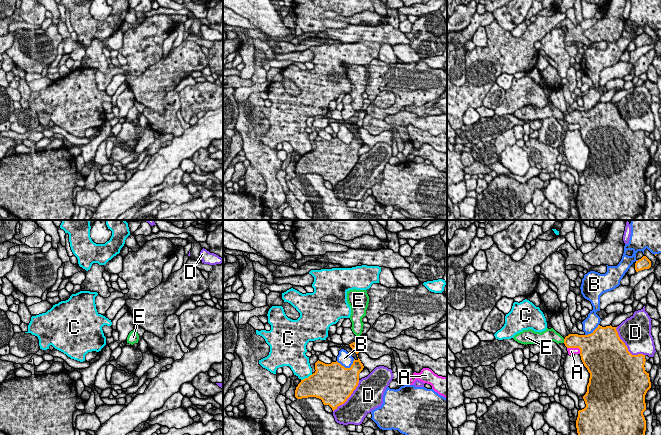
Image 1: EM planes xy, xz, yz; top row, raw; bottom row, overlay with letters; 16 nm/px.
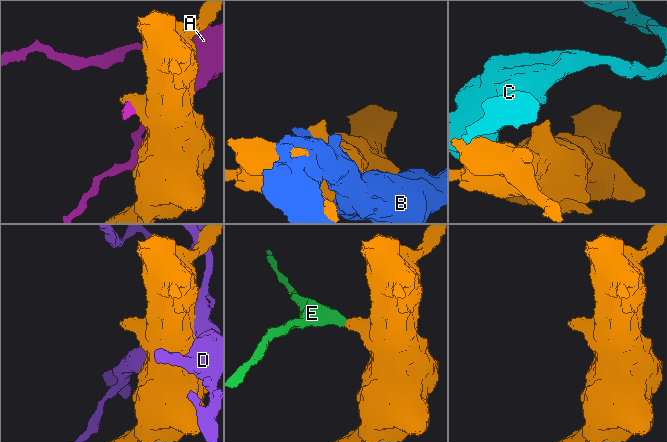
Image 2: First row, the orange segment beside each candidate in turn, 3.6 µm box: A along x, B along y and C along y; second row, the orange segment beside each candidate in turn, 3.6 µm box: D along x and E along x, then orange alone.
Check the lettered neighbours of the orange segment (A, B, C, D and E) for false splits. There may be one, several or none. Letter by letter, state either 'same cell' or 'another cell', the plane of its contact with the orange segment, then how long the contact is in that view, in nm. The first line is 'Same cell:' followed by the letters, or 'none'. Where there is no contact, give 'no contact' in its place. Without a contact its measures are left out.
Same cell: E
A: another cell; meets orange in yz; contact 240 nm long
B: another cell; meets orange in xz; contact 300 nm long
C: another cell; meets orange in xz; contact 220 nm long
D: another cell; meets orange in yz; contact 650 nm long
E: same cell; meets orange in yz; contact 70 nm long

